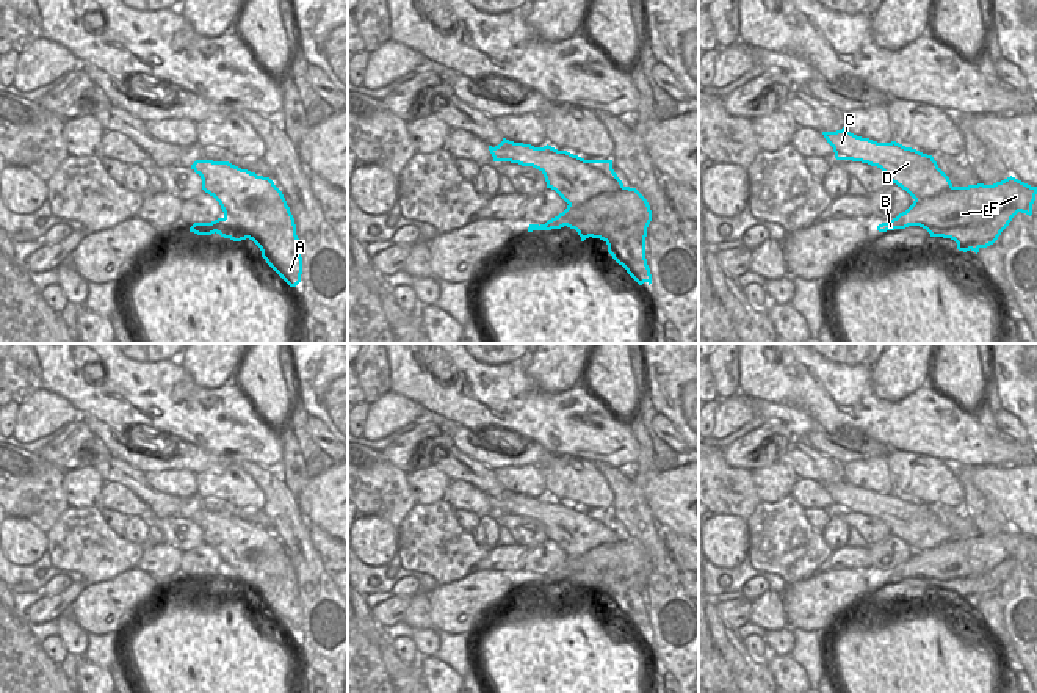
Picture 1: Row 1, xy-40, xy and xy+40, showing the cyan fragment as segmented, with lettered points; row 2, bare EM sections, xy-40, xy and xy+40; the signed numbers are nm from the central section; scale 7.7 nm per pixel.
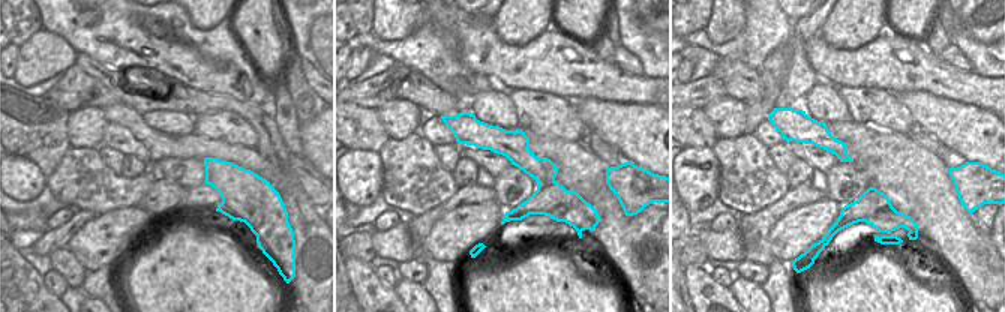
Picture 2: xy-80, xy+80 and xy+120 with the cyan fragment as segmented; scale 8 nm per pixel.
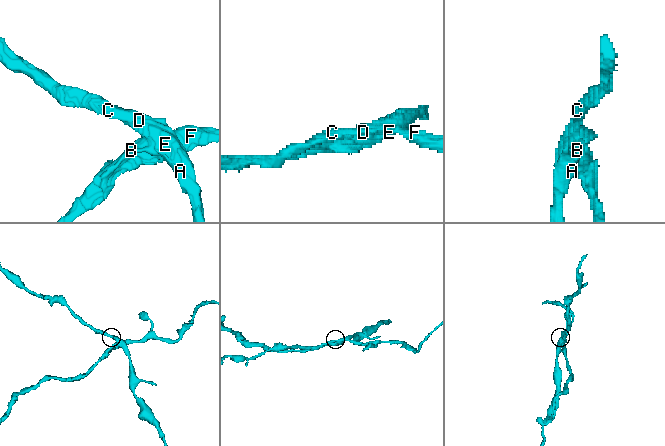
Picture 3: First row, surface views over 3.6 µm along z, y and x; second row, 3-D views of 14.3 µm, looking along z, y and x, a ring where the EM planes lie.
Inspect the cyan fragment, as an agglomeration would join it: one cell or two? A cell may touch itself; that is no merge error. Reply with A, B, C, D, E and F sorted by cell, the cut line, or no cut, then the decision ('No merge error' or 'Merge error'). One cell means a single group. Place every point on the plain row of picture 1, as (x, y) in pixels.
Groups: A C D / B E F. Split along xy (624, 538), (614, 543), (602, 543), (585, 554), (569, 555). Merge error

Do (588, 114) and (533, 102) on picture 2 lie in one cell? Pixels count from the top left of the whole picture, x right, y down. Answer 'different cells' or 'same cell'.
different cells

